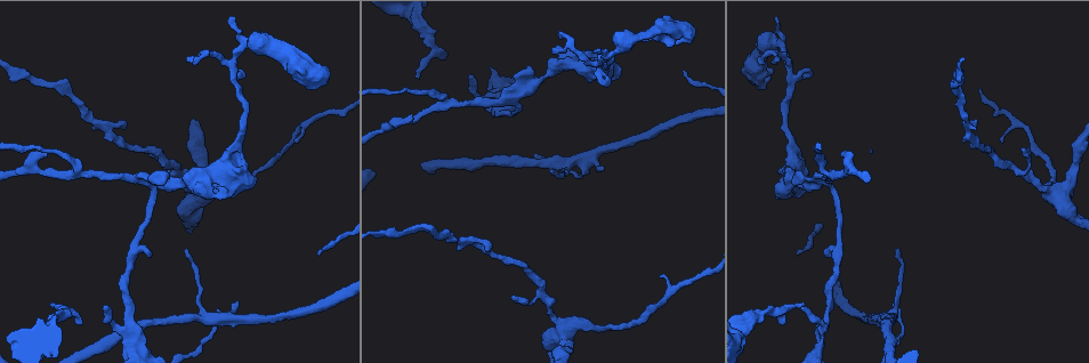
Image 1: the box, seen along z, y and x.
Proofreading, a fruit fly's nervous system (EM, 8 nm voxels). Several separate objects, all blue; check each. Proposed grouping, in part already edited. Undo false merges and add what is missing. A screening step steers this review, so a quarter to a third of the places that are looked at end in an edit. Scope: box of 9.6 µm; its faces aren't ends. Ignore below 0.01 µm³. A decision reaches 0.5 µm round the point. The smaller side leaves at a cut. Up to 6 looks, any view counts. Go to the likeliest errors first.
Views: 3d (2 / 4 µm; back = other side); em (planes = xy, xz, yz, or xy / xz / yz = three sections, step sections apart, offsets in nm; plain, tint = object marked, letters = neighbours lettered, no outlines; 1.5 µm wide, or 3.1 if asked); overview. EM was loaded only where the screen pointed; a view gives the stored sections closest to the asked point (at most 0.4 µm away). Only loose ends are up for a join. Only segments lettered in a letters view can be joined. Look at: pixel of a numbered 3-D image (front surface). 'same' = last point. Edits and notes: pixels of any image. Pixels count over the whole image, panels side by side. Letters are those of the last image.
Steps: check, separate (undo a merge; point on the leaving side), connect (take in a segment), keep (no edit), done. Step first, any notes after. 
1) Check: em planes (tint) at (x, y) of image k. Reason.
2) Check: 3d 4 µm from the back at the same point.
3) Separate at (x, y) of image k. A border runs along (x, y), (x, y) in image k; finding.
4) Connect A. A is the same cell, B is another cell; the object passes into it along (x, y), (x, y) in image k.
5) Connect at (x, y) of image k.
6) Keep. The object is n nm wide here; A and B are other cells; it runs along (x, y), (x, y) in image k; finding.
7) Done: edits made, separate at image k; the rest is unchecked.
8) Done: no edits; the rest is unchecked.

Check: em planes (letters) at (1022, 151) of image 1. Thin end.

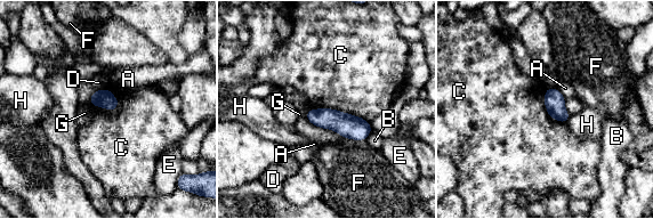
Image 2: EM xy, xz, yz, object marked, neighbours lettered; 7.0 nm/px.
Keep. A, B, C, D, E, F, G and H are other cells; a border runs along (311, 107), (337, 108), (369, 122) in image 2; no lettered segment goes on from it.

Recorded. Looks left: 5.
Check: 3d 2 µm at (801, 305) of image 1. Tapers out.

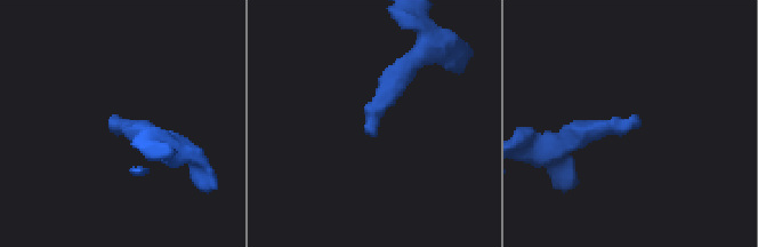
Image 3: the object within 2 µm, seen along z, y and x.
Check: em planes (letters) at (365, 133) of image 3.

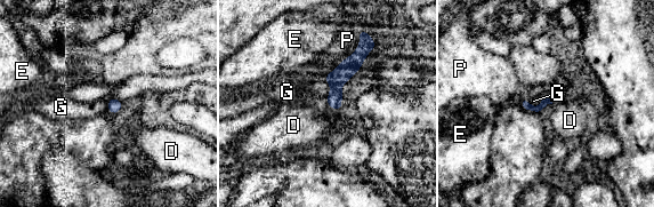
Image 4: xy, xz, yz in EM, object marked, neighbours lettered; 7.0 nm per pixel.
Keep. D, E, G and P are other cells; a border runs along (342, 108), (337, 112) in image 4; none of them fits.

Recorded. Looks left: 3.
Check: em planes (letters) at (775, 19) of image 1. Tapers out.

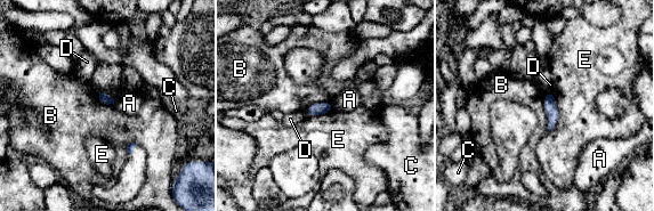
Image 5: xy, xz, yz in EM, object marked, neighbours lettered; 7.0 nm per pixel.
Keep. A, B, C, D and E are other cells; no lettered segment goes on from it.

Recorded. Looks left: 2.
Done: no edits; the rest is unchecked.

